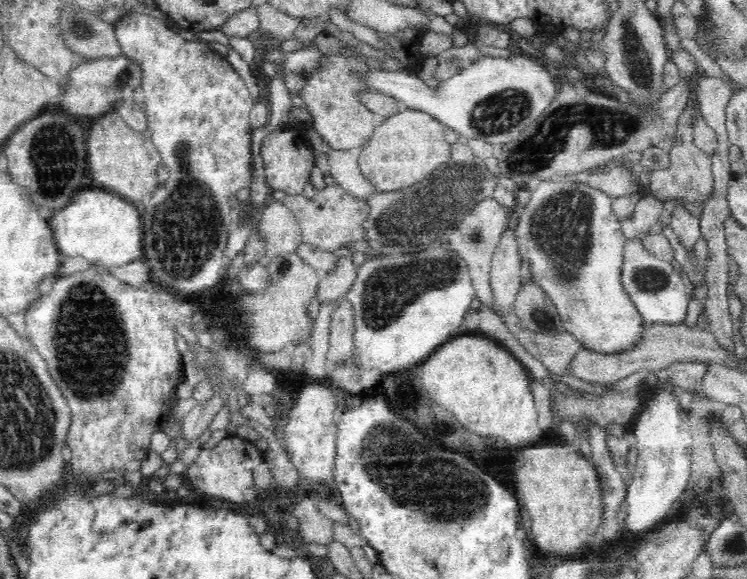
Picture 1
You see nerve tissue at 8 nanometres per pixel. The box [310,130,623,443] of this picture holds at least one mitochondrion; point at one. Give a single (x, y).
(421, 218)

